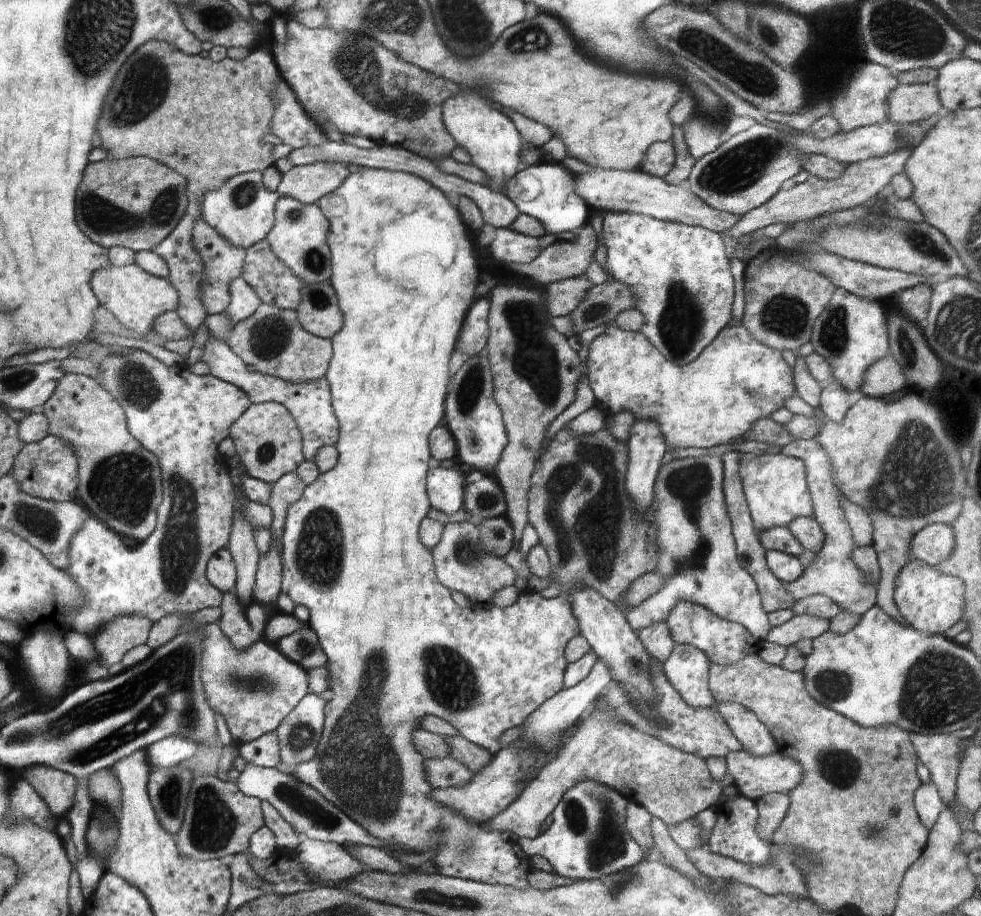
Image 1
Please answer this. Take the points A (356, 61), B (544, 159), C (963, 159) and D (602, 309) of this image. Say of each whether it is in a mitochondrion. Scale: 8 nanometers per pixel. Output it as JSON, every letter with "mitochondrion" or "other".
{"A":"mitochondrion","B":"other","C":"other","D":"mitochondrion"}

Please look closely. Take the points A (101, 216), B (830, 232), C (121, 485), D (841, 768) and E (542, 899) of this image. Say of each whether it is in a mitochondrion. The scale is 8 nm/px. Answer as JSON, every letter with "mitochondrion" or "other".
{"A":"mitochondrion","B":"mitochondrion","C":"mitochondrion","D":"mitochondrion","E":"other"}

